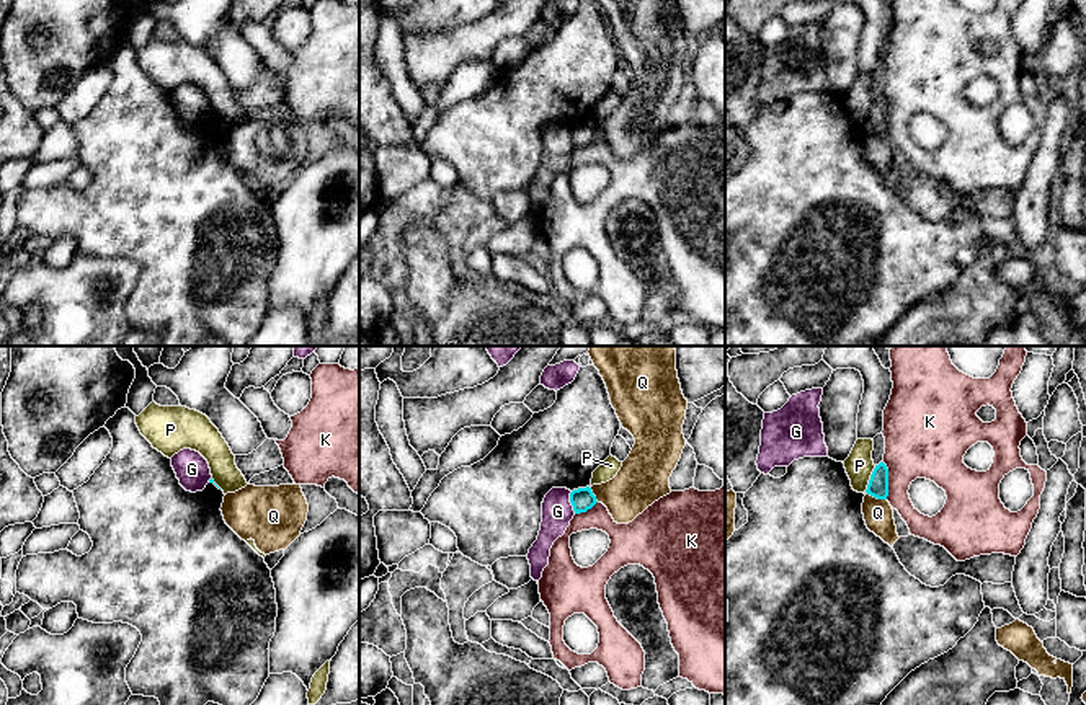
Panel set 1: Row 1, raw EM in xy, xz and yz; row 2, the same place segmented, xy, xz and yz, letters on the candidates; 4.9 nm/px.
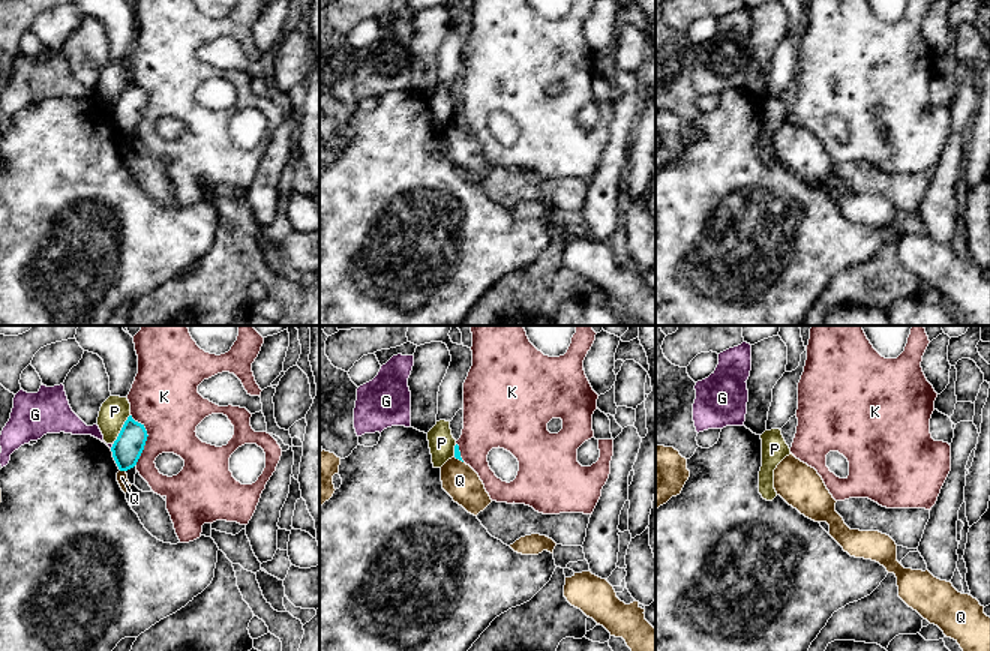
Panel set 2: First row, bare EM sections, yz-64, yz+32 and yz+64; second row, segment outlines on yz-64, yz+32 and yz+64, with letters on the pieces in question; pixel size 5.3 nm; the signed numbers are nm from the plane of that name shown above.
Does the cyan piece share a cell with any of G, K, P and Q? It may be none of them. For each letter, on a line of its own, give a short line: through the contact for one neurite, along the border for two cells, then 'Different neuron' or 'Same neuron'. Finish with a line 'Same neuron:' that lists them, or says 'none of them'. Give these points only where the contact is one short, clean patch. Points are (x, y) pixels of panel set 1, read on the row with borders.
G: Different neuron
K: Different neuron
P: Different neuron
Q: Line: yz (866, 492), (885, 500). Different neuron
Same neuron: none of them

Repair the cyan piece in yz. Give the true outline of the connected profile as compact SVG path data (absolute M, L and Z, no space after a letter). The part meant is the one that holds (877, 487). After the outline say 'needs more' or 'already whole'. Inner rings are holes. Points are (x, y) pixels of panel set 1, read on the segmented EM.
M883 462L875 465L866 493L877 499L887 499L887 496L888 496L888 468Z; already whole

